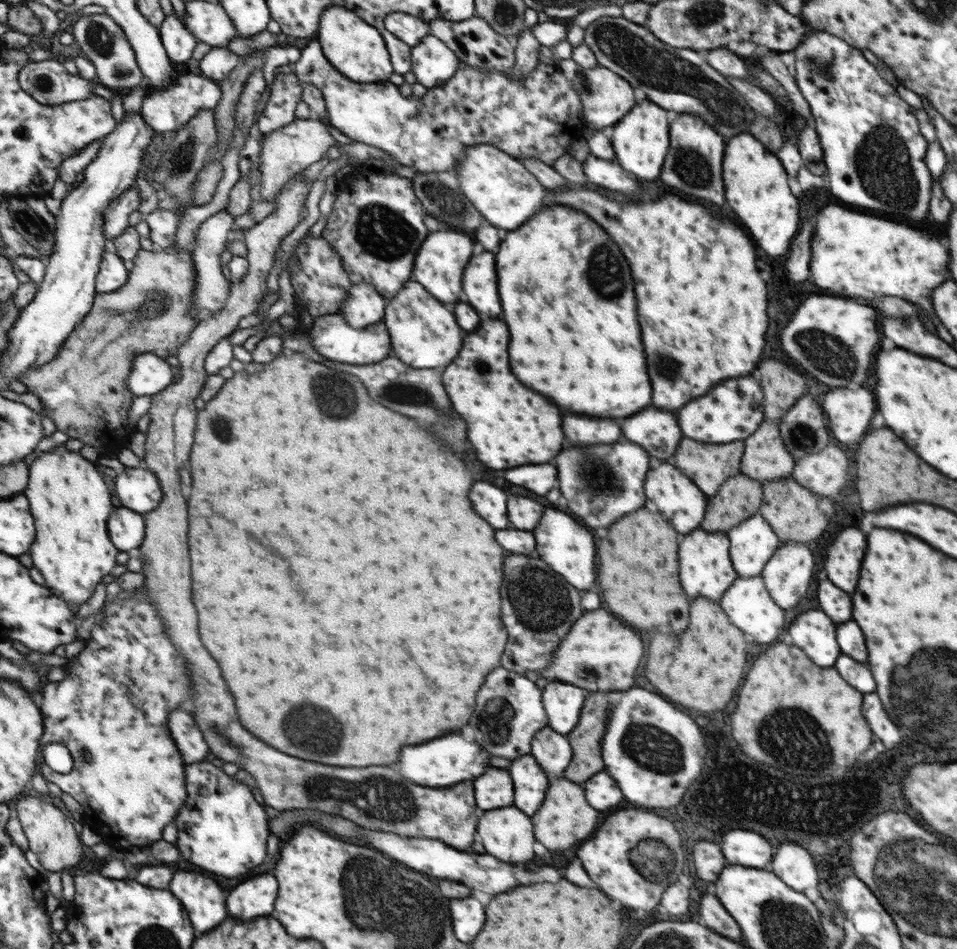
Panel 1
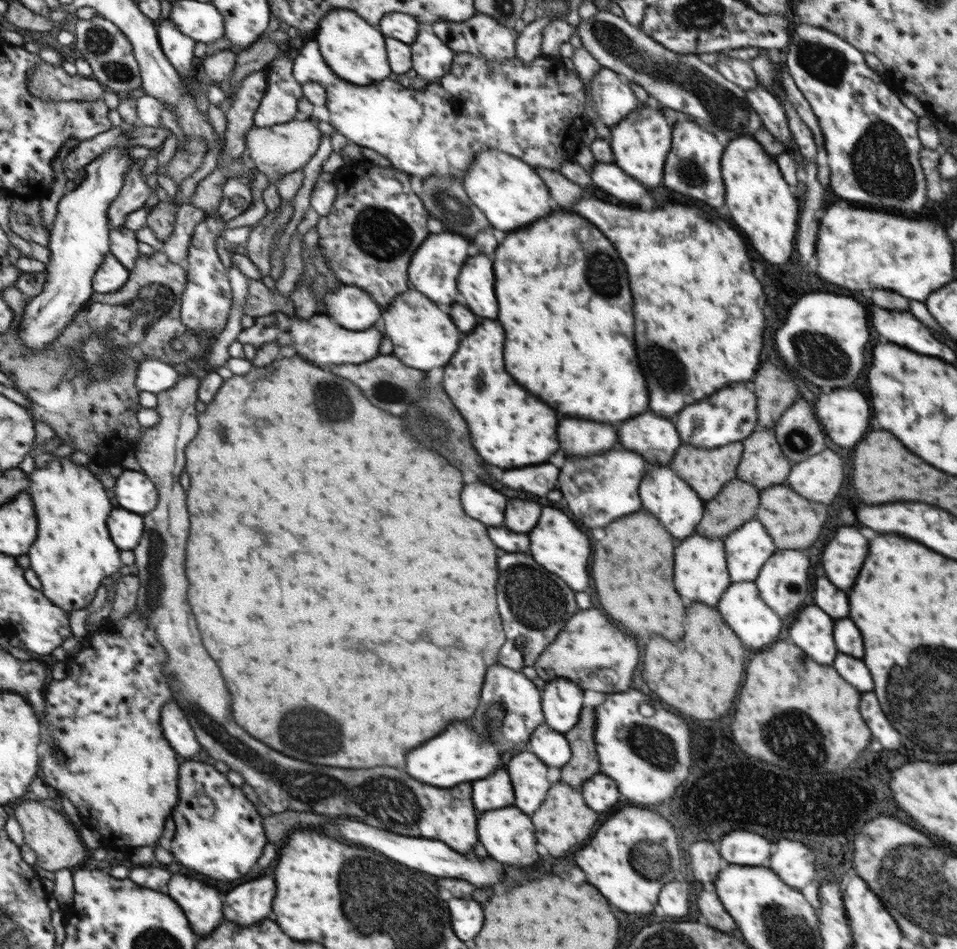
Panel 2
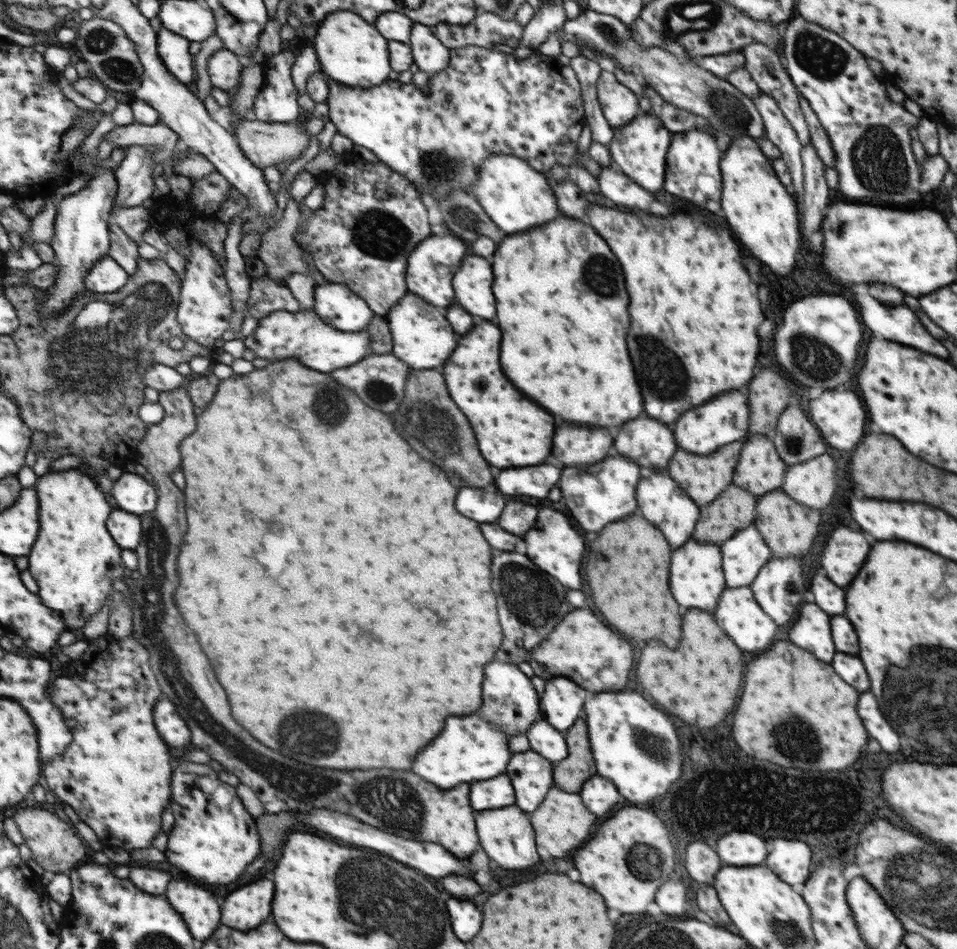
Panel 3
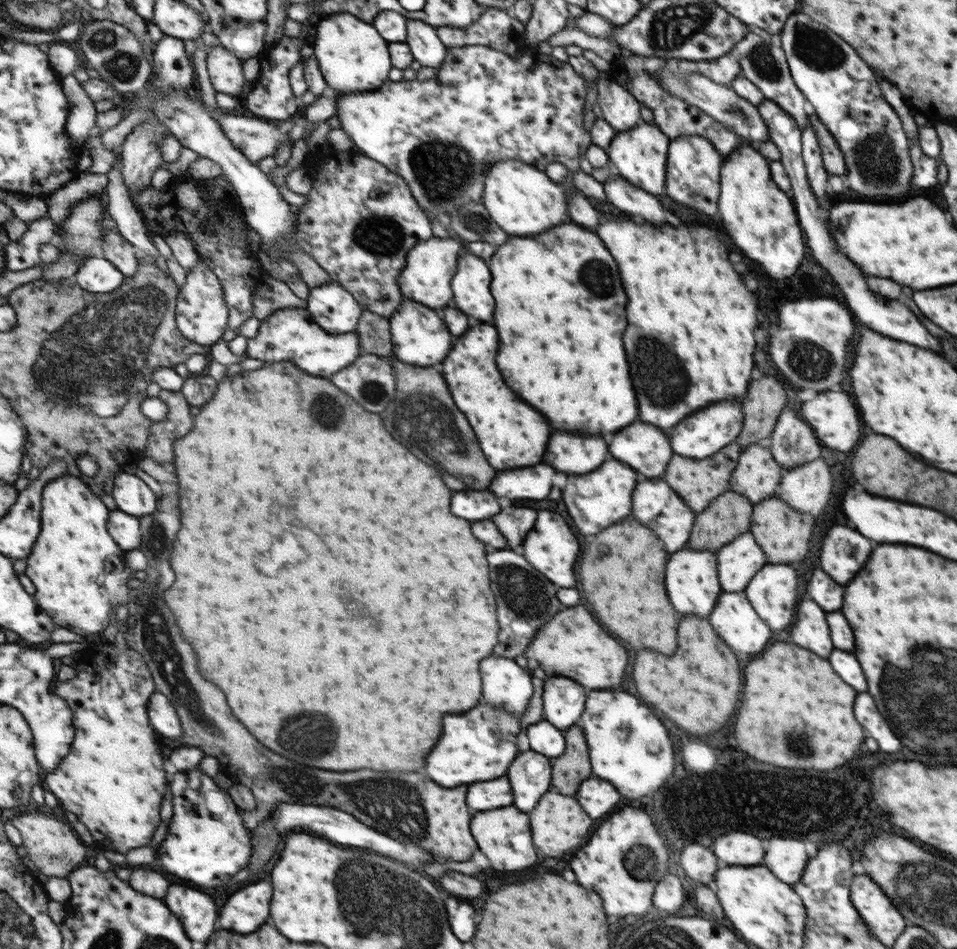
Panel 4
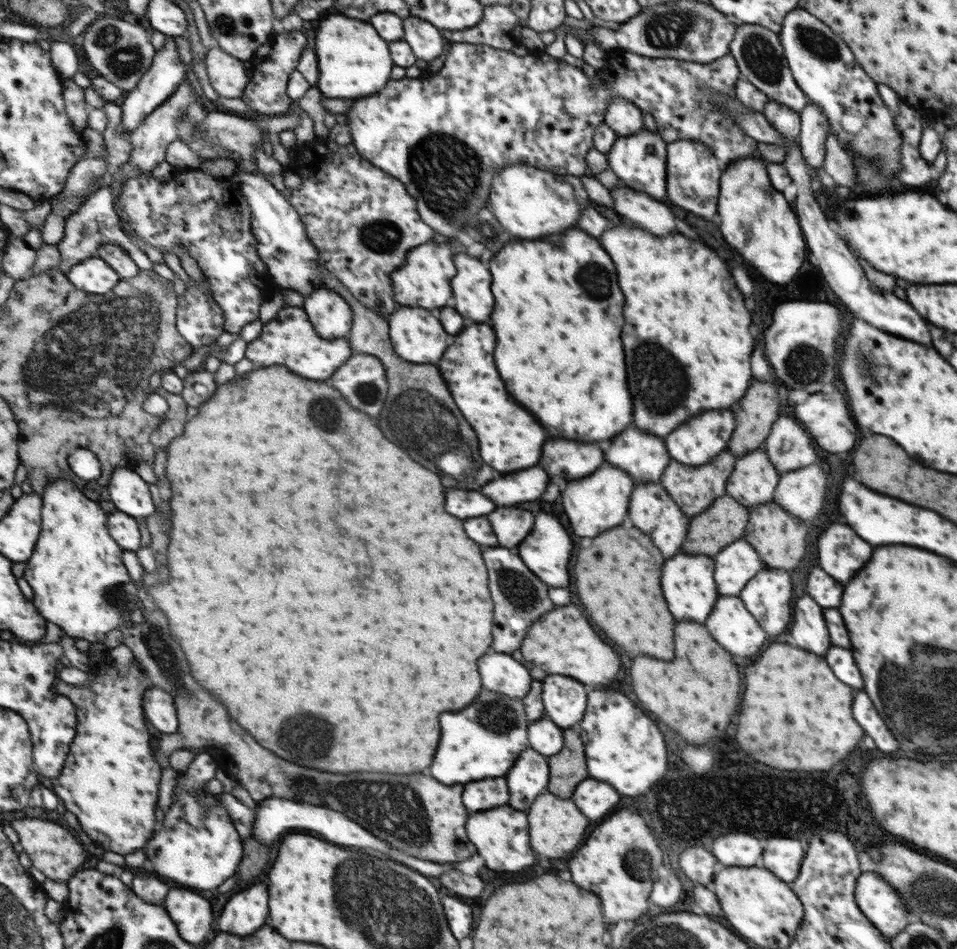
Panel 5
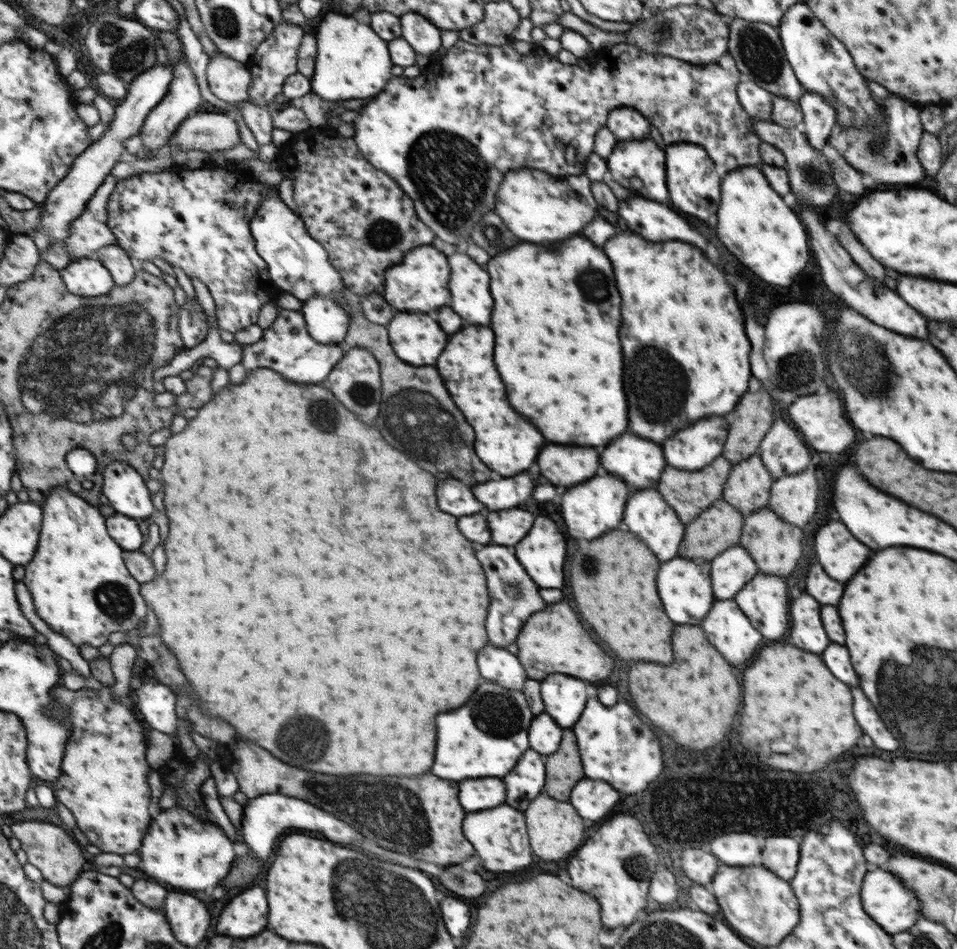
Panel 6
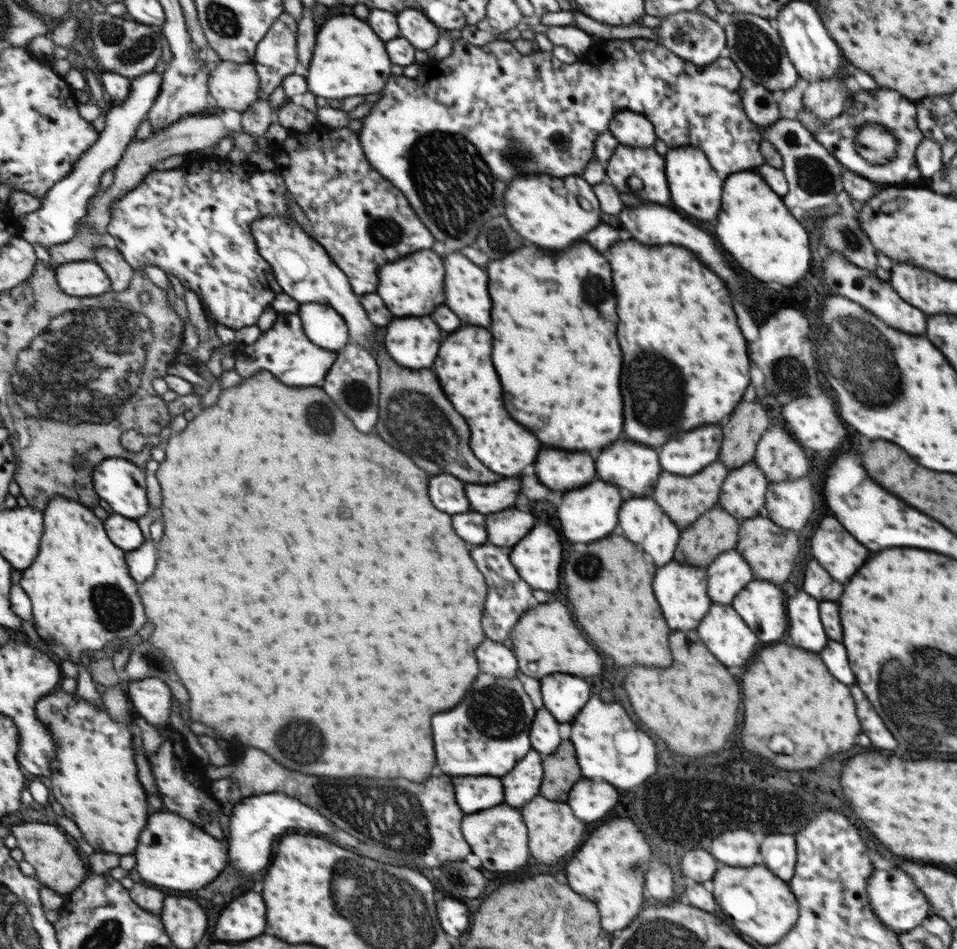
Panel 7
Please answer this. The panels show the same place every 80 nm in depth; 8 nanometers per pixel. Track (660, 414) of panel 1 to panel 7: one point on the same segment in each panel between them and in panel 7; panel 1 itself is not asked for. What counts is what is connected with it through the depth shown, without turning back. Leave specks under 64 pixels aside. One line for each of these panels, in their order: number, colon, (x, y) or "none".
2: (653, 437)
3: (649, 443)
4: (646, 450)
5: (642, 456)
6: (638, 462)
7: (633, 468)

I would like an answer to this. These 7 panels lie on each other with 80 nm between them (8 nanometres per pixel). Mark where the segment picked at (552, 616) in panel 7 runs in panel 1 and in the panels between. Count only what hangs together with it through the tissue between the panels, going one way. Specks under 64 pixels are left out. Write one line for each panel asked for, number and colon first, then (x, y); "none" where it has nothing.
1: (599, 654)
2: (591, 652)
3: (581, 648)
4: (573, 645)
5: (562, 642)
6: (554, 642)

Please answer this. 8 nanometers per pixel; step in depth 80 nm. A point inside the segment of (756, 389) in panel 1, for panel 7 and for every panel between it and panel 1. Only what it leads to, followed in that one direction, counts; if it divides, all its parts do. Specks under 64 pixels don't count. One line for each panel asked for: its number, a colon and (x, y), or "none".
2: (728, 417)
3: (724, 420)
4: (703, 433)
5: (701, 436)
6: (694, 448)
7: (686, 455)

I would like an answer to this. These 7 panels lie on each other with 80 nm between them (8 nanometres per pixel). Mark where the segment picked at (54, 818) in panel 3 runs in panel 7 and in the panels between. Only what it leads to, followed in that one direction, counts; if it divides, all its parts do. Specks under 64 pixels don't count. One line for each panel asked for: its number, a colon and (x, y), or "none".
4: (52, 845)
5: (53, 849)
6: (54, 851)
7: (59, 866)

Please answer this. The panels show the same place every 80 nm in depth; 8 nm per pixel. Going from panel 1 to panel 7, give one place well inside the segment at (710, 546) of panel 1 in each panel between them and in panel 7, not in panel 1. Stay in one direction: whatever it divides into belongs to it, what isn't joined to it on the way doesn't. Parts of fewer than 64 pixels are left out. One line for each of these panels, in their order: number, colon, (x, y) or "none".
2: (701, 574)
3: (697, 580)
4: (692, 585)
5: (688, 586)
6: (684, 586)
7: (682, 589)

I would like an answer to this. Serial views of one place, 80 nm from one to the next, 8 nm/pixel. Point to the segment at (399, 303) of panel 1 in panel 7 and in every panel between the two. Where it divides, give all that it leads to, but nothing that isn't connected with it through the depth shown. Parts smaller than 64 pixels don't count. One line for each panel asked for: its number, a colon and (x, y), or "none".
2: (422, 337)
3: (421, 337)
4: (419, 337)
5: (417, 337)
6: (418, 339)
7: (419, 338)

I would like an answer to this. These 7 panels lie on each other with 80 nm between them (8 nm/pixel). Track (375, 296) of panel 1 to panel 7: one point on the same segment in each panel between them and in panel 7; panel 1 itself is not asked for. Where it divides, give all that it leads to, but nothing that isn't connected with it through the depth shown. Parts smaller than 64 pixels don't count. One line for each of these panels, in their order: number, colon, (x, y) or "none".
2: (354, 308)
3: (345, 310)
4: (335, 309)
5: (333, 317)
6: (329, 323)
7: (323, 324)

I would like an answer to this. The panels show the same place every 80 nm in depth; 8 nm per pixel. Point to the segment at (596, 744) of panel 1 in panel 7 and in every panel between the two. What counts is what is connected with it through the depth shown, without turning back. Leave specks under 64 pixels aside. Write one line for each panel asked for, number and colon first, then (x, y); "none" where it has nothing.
2: (583, 761)
3: (571, 772)
4: (572, 766)
5: (569, 763)
6: (565, 767)
7: (562, 767)

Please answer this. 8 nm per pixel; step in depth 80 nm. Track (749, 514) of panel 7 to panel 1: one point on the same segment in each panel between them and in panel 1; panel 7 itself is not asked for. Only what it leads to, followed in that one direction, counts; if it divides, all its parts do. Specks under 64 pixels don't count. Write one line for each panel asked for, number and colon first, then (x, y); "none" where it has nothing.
1: (765, 457)
2: (763, 464)
3: (760, 469)
4: (757, 475)
5: (752, 482)
6: (747, 488)

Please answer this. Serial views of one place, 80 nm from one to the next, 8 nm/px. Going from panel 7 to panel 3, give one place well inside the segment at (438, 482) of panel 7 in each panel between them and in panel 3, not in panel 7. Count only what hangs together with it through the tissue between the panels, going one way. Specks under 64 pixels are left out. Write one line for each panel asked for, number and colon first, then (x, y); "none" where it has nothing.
3: (475, 503)
4: (471, 505)
5: (462, 503)
6: (453, 497)

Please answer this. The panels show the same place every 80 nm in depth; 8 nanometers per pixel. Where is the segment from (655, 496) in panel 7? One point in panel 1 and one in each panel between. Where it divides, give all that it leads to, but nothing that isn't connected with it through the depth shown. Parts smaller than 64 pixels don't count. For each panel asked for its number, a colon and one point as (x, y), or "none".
1: (708, 465)
2: (706, 471)
3: (703, 478)
4: (698, 482)
5: (693, 488)
6: (689, 493)

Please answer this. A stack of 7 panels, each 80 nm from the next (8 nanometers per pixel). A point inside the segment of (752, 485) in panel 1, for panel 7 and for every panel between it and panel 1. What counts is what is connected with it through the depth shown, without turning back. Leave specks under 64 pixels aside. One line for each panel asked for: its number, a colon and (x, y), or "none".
2: (735, 504)
3: (734, 509)
4: (725, 518)
5: (725, 520)
6: (720, 526)
7: (715, 531)

